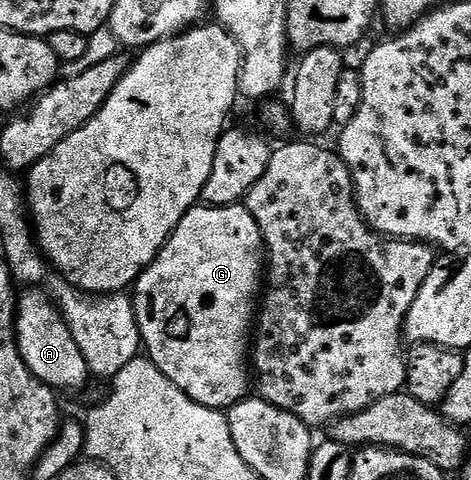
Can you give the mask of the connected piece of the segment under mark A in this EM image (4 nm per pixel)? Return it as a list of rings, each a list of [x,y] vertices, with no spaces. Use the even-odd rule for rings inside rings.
[[[32,285],[19,292],[16,300],[16,347],[22,361],[26,361],[26,369],[30,369],[30,373],[34,373],[38,381],[57,393],[76,391],[79,387],[86,386],[88,379],[90,380],[87,361],[71,336],[51,294],[47,290],[40,290],[44,289]]]

